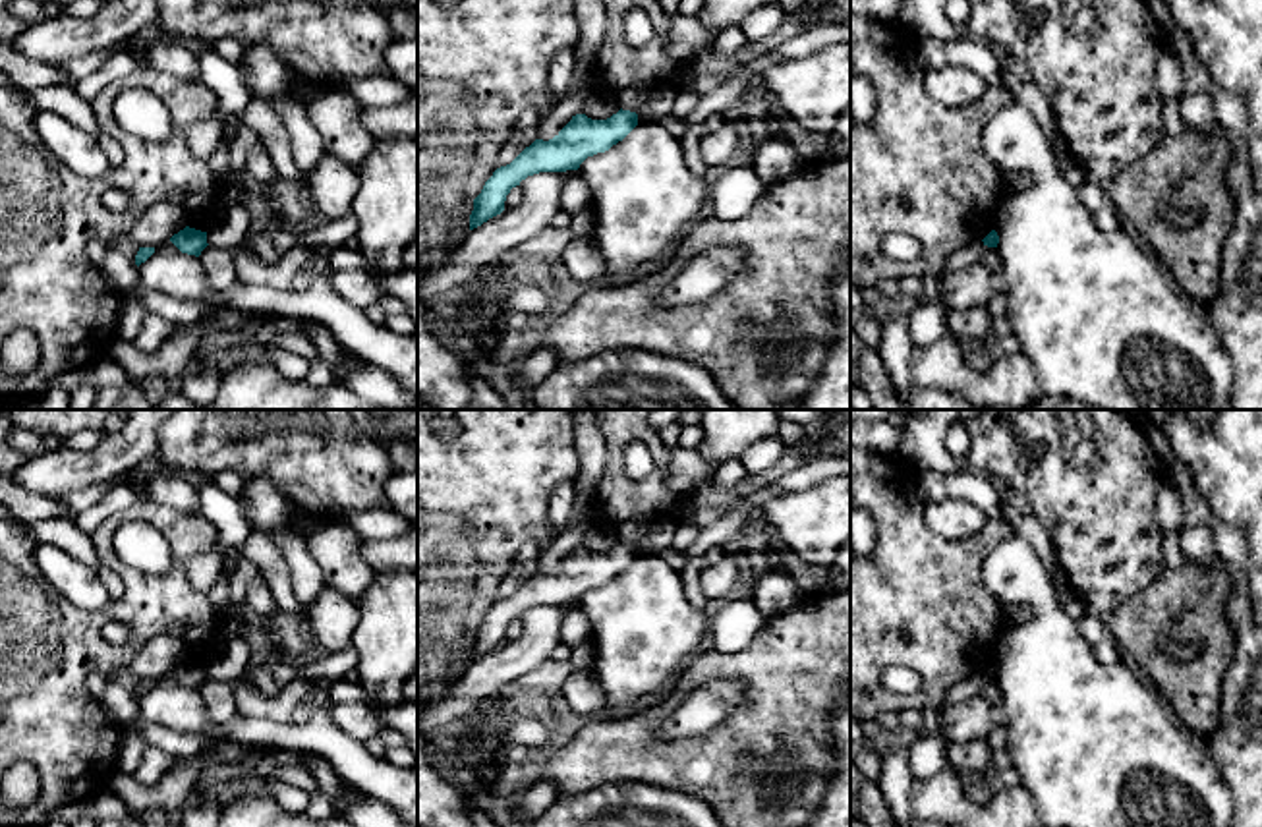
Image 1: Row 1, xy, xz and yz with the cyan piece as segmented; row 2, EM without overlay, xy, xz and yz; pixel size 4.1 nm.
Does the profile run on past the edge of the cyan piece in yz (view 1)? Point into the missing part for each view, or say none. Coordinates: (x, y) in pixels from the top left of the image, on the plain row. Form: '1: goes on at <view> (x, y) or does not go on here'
1: does not go on here

